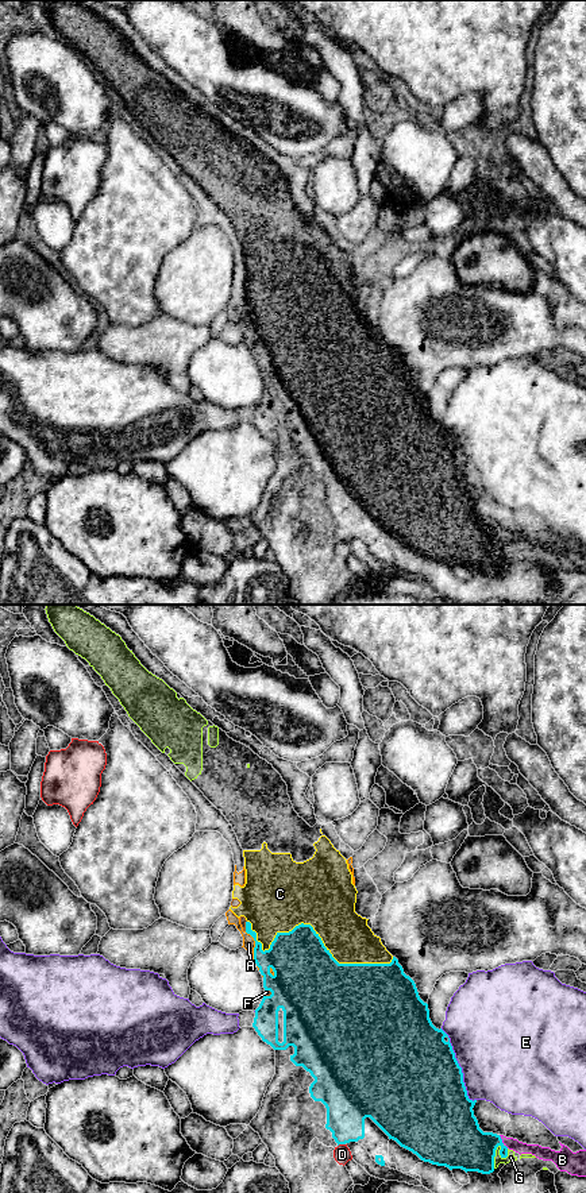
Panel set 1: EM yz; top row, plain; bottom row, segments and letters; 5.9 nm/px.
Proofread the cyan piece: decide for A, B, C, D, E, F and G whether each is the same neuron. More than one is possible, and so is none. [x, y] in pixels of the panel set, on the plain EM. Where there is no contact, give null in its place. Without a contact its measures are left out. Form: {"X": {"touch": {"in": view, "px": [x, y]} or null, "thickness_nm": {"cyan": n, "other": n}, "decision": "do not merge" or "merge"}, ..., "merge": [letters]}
{"A": {"touch": {"in": "yz", "px": [255, 342]}, "thickness_nm": {"cyan": 320, "other": 80}, "decision": "merge"}, "B": {"touch": {"in": "yz", "px": [501, 537]}, "thickness_nm": {"cyan": 300, "other": 80}, "decision": "do not merge"}, "C": {"touch": {"in": "yz", "px": [313, 325]}, "thickness_nm": {"cyan": 360, "other": 400}, "decision": "merge"}, "D": {"touch": {"in": "yz", "px": [340, 539]}, "thickness_nm": {"cyan": 280, "other": 110}, "decision": "do not merge"}, "E": {"touch": {"in": "yz", "px": [458, 460]}, "thickness_nm": {"cyan": 500, "other": 480}, "decision": "do not merge"}, "F": {"touch": {"in": "yz", "px": [268, 392]}, "thickness_nm": {"cyan": 420, "other": 30}, "decision": "merge"}, "G": {"touch": {"in": "yz", "px": [496, 544]}, "thickness_nm": {"cyan": 320, "other": 50}, "decision": "merge"}, "merge": ["A", "C", "F", "G"]}

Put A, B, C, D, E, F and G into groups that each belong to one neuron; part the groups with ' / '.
A C F G / B / D / E

